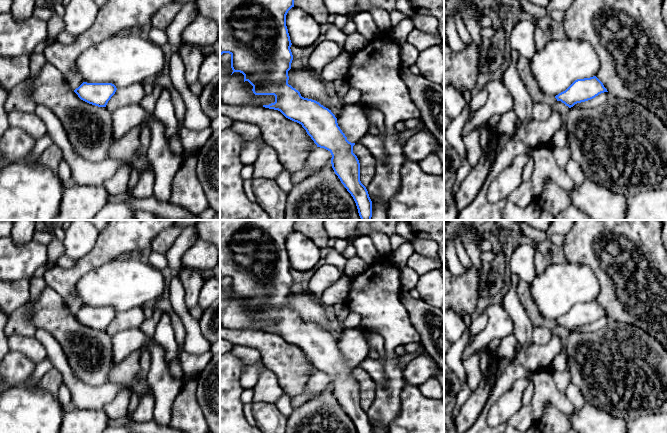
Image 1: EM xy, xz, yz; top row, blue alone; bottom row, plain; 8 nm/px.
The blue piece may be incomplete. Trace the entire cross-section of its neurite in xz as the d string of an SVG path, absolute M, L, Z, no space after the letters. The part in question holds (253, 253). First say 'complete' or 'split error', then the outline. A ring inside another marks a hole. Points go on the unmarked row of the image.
complete; M220 220L220 279L222 279L223 277L229 277L231 279L231 292L233 294L232 298L234 296L242 297L244 299L244 306L248 305L253 310L252 315L255 319L274 319L275 320L274 327L271 327L269 329L263 329L263 331L278 334L286 342L301 348L302 351L306 354L307 358L311 361L311 363L317 369L317 371L324 372L331 377L332 392L335 398L340 403L341 407L344 409L344 411L353 421L356 427L357 433L372 433L372 425L369 421L368 415L366 411L360 405L360 387L359 387L357 380L353 377L353 370L355 369L355 367L351 367L347 364L347 361L338 350L337 342L331 336L331 334L324 331L323 329L321 329L319 326L315 324L302 321L298 314L296 314L295 312L293 312L291 309L288 308L288 304L289 304L288 295L291 293L293 279L290 273L292 267L291 267L288 253L286 250L286 239L288 235L292 231L294 231L294 223L295 223L295 220Z

